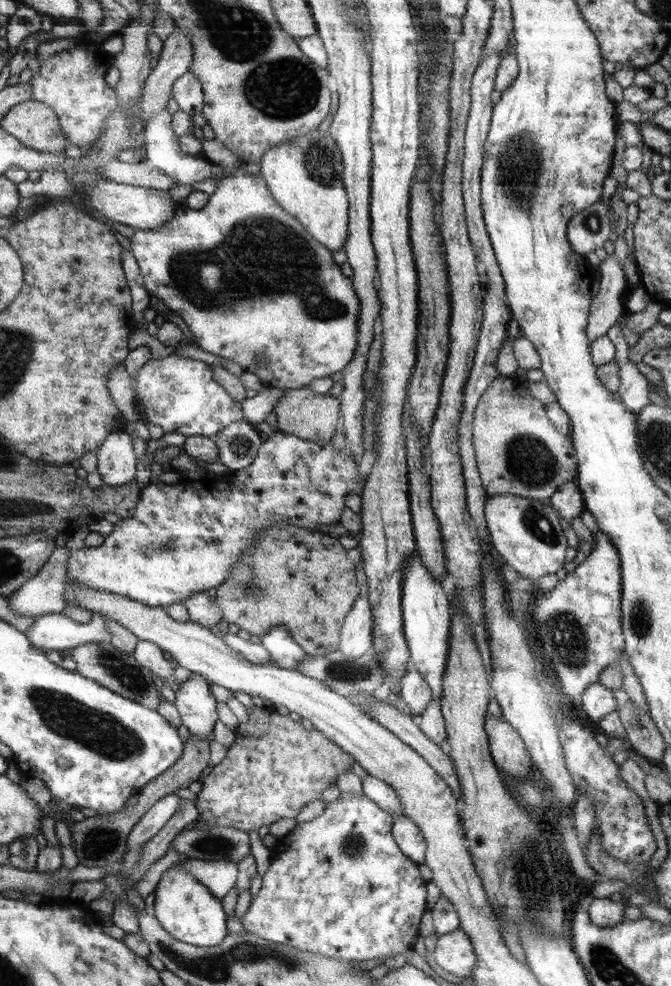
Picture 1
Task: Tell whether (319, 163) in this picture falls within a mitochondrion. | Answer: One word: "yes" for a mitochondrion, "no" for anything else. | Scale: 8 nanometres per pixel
yes

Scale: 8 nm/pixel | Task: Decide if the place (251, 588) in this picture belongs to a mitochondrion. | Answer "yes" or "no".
yes

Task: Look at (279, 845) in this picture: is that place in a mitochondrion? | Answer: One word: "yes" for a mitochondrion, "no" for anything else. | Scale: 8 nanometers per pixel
no

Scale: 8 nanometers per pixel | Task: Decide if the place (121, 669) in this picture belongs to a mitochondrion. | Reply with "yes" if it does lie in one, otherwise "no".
yes

